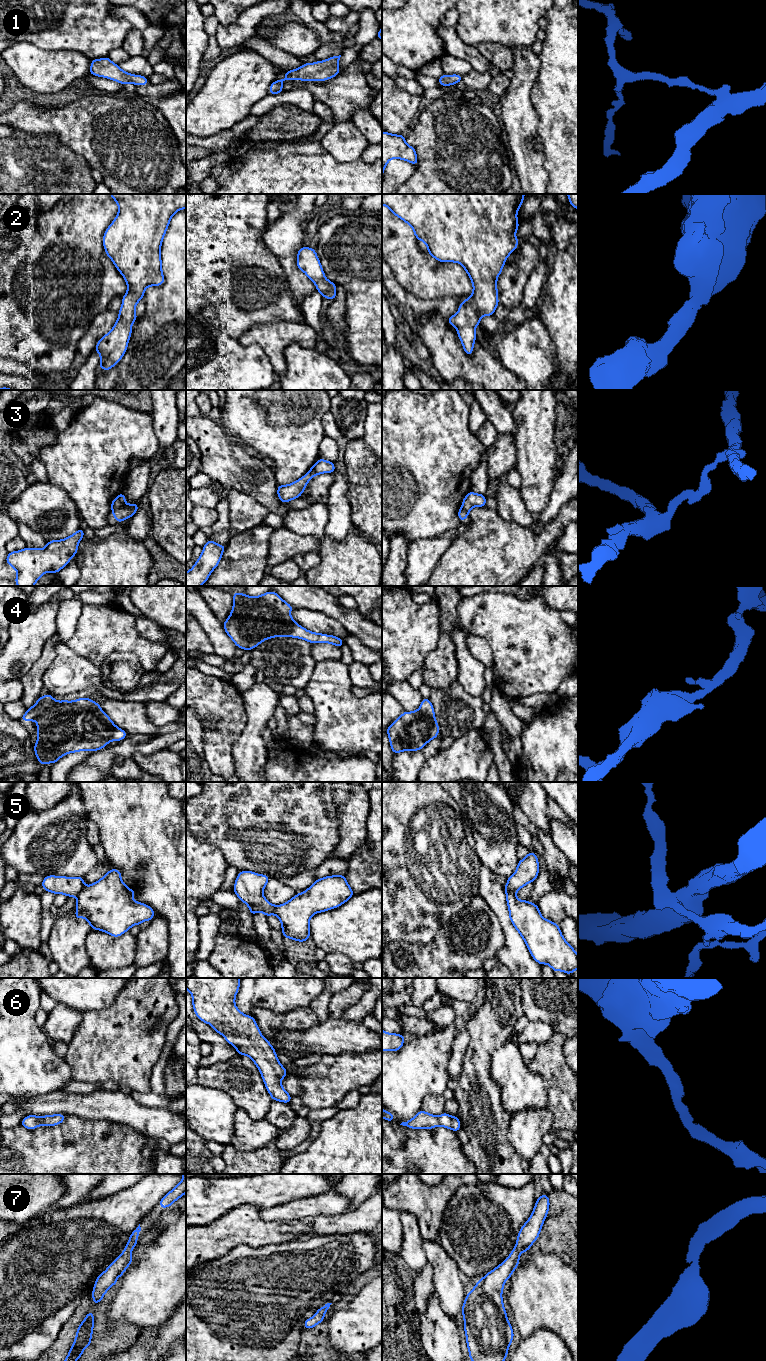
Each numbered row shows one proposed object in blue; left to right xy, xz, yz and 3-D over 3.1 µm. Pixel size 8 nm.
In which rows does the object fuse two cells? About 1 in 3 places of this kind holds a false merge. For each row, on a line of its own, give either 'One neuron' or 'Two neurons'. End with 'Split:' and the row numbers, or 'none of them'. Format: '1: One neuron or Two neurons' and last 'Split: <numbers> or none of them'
1: One neuron
2: One neuron
3: Two neurons
4: One neuron
5: Two neurons
6: One neuron
7: One neuron
Split: 3, 5

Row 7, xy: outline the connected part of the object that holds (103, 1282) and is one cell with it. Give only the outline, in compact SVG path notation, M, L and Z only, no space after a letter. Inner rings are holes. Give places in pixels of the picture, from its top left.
M139 1226L131 1233L130 1238L125 1246L124 1251L114 1260L107 1269L102 1272L97 1278L92 1290L92 1298L94 1305L97 1305L104 1297L105 1293L112 1285L118 1284L118 1279L131 1264L133 1257L131 1256L132 1249L136 1246L139 1232Z

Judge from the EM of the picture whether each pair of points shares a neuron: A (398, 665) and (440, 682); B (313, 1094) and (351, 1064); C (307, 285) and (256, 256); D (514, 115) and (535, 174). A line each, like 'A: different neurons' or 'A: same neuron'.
A: different neurons
B: same neuron
C: different neurons
D: same neuron

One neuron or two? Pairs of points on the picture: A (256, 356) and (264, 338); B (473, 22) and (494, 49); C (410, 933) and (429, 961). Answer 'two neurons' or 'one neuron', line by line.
A: two neurons
B: two neurons
C: two neurons

